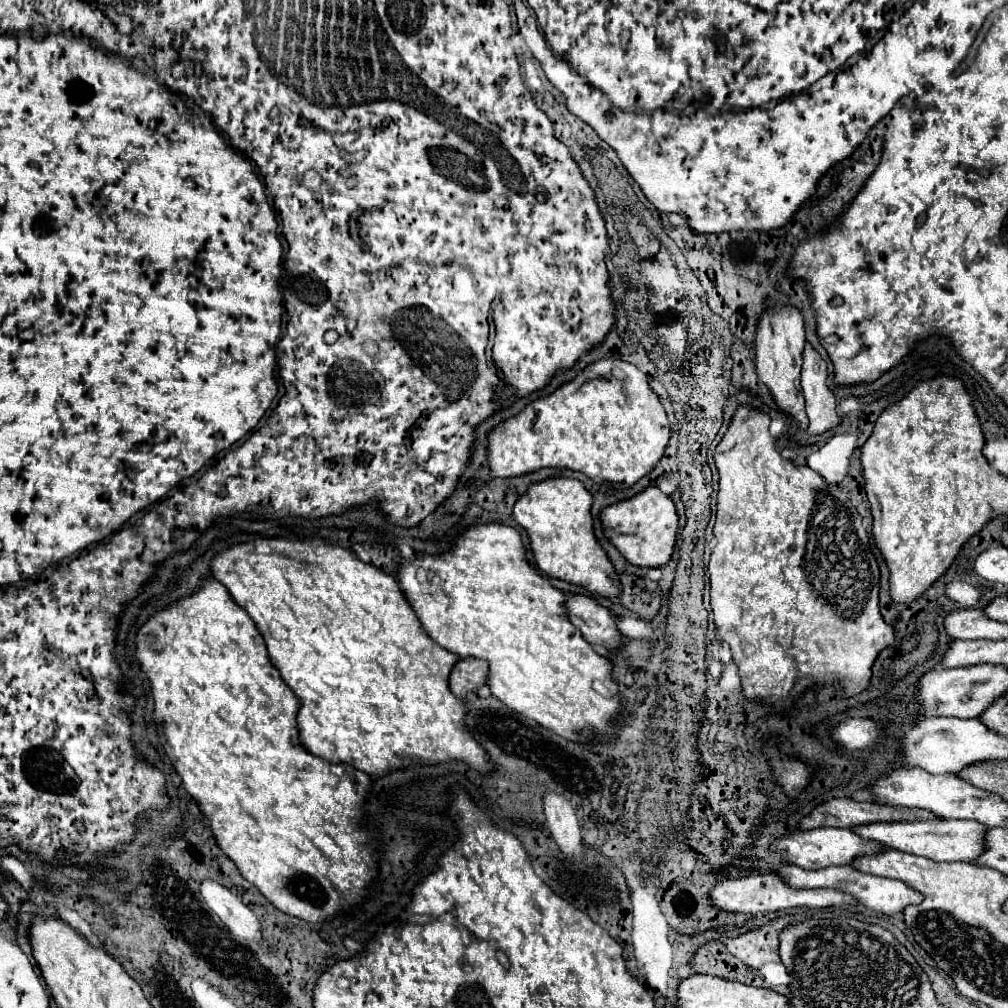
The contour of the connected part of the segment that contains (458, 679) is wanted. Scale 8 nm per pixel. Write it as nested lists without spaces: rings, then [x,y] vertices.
[[[460,659],[450,675],[450,691],[466,699],[466,695],[476,695],[476,691],[486,685],[488,675],[488,663],[482,659]]]

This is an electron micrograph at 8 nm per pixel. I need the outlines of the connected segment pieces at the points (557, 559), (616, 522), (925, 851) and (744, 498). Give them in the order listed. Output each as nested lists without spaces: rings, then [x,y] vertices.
[[[546,479],[534,483],[520,501],[514,505],[514,519],[522,525],[530,537],[530,547],[540,571],[554,579],[562,579],[572,585],[582,585],[590,593],[610,599],[620,599],[620,579],[610,563],[606,551],[594,535],[592,523],[592,495],[578,479]]]
[[[648,487],[636,497],[604,509],[602,525],[604,535],[610,539],[610,543],[628,559],[628,563],[636,567],[664,567],[674,553],[678,535],[678,513],[672,499],[658,487]]]
[[[932,819],[932,821],[912,821],[912,823],[872,823],[854,827],[864,839],[880,841],[892,849],[922,855],[932,861],[968,861],[974,863],[984,851],[984,835],[988,827],[980,825],[978,821],[964,821],[964,819]]]
[[[738,407],[736,415],[718,443],[714,451],[714,461],[718,467],[718,511],[716,511],[716,523],[714,523],[714,539],[716,547],[712,549],[712,557],[708,563],[710,571],[710,587],[712,587],[712,613],[714,613],[714,625],[718,631],[718,637],[728,643],[732,661],[736,663],[740,677],[742,677],[742,687],[744,687],[744,697],[748,701],[760,701],[760,703],[771,705],[775,712],[782,708],[791,708],[800,695],[812,687],[812,685],[834,685],[842,687],[844,697],[854,697],[860,695],[862,691],[868,689],[870,677],[872,677],[872,663],[878,657],[878,653],[886,647],[894,645],[894,629],[884,623],[880,609],[878,609],[878,563],[870,551],[868,543],[868,533],[856,513],[854,507],[850,507],[844,491],[840,487],[832,487],[810,467],[794,467],[790,461],[782,459],[780,453],[776,451],[776,439],[768,433],[770,417],[766,413],[760,413],[752,407]]]

